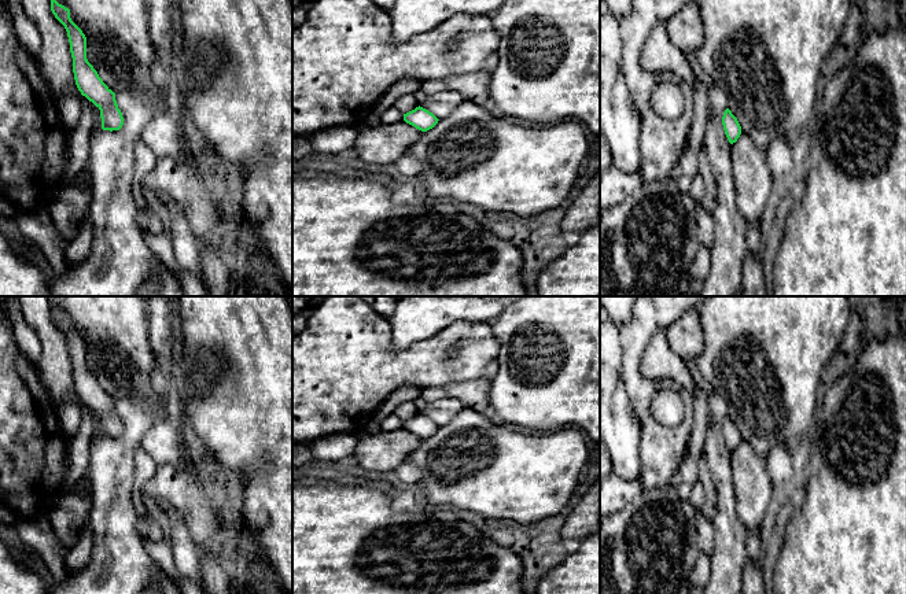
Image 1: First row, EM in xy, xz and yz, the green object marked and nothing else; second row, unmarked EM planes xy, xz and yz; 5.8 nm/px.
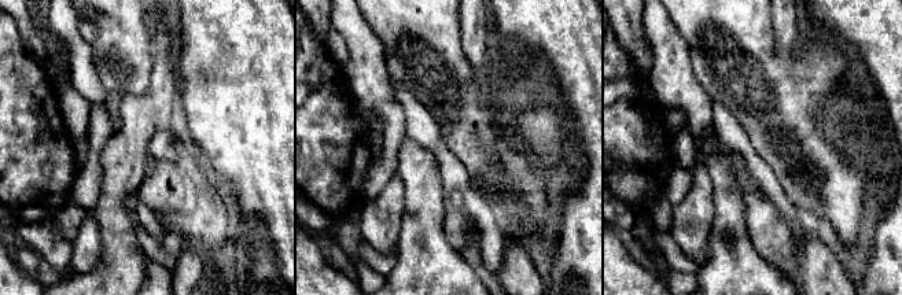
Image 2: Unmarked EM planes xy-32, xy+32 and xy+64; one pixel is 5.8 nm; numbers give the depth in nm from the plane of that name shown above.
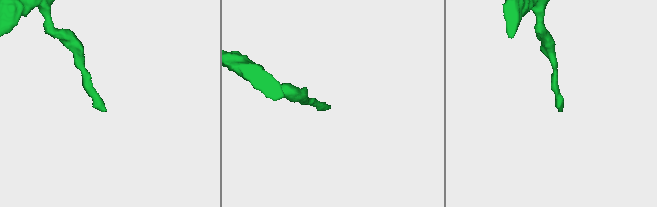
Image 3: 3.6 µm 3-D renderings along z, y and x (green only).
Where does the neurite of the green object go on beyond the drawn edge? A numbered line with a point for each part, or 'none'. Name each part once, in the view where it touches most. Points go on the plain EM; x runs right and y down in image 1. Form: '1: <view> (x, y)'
none

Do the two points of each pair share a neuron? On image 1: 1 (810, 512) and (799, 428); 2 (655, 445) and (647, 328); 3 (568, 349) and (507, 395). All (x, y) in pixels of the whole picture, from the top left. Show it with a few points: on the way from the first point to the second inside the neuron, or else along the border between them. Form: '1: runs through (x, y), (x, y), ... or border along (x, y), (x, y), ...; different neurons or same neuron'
1: border along (817, 416), (813, 424), (813, 435), (806, 443); different neurons
2: runs through (644, 416), (641, 391), (633, 380), (633, 357); same neuron
3: runs through (553, 364), (522, 393); same neuron

